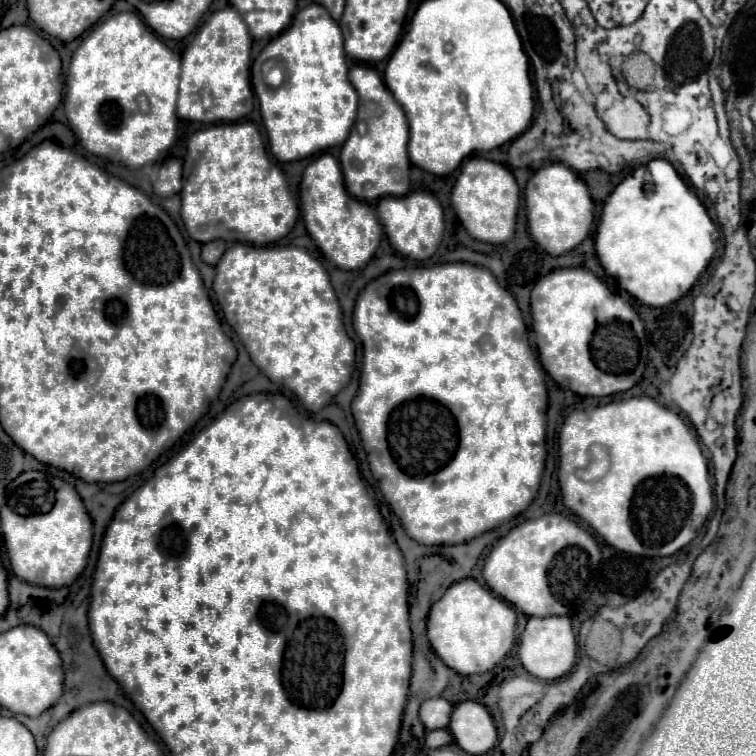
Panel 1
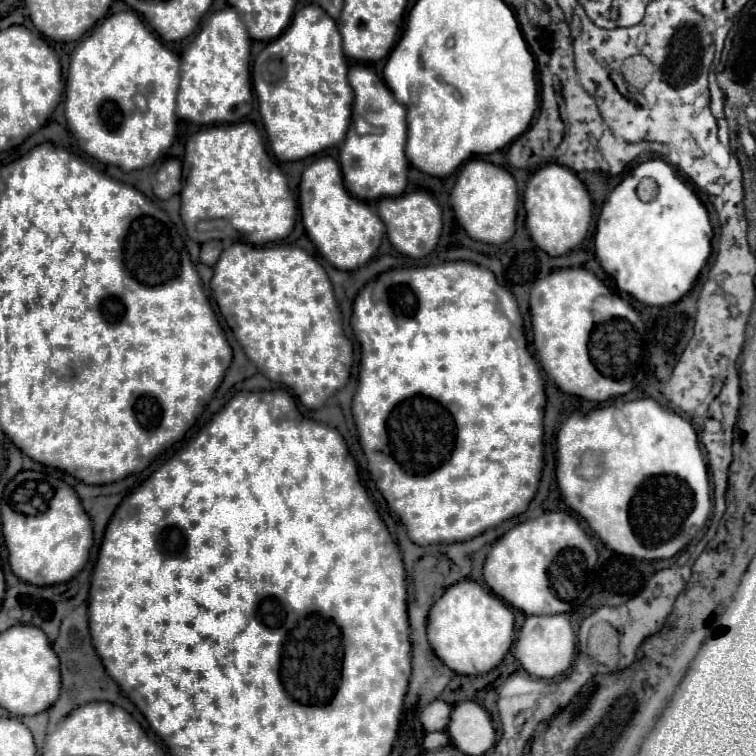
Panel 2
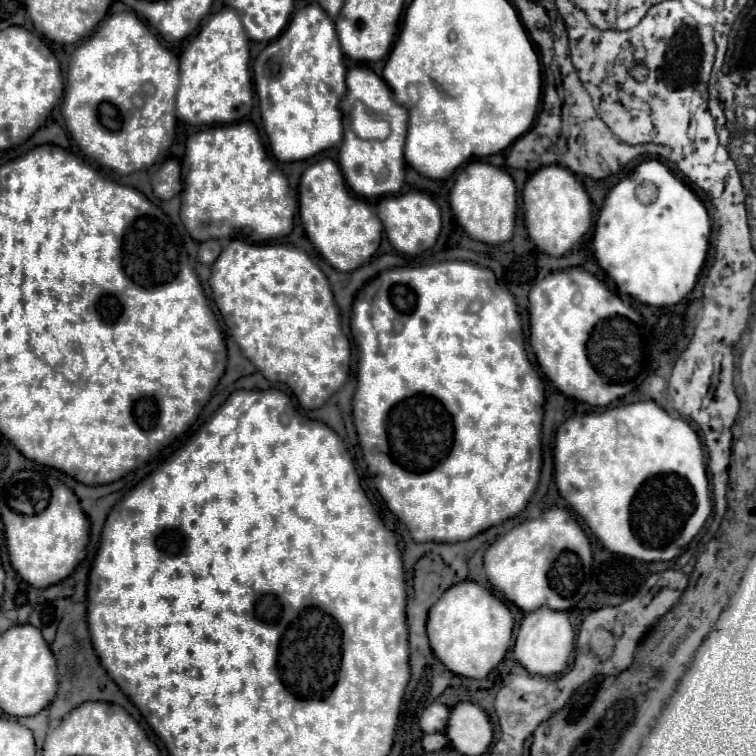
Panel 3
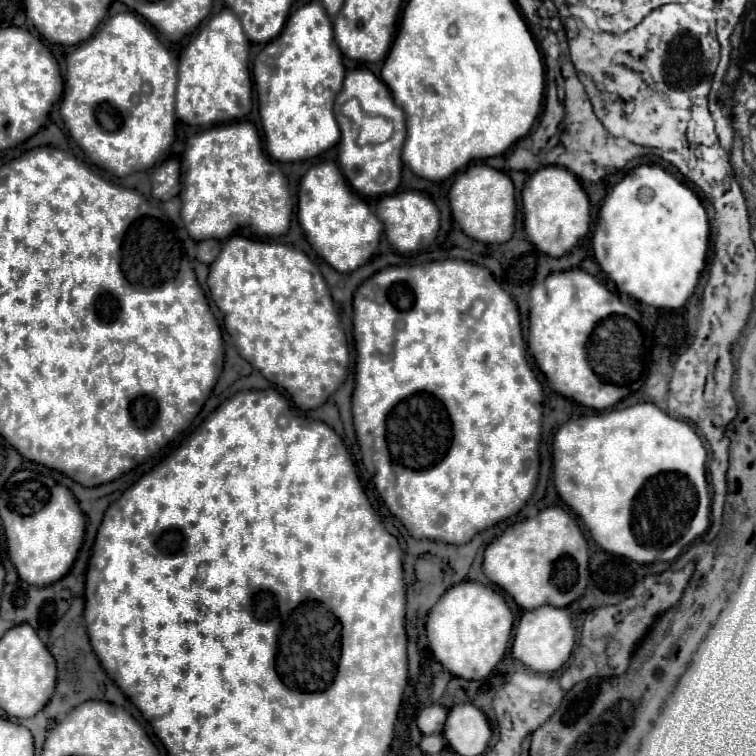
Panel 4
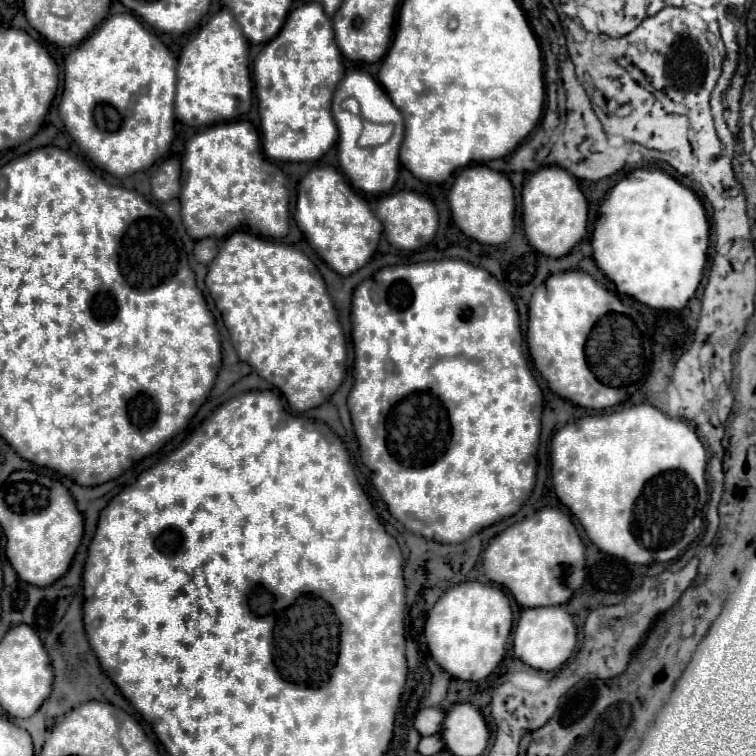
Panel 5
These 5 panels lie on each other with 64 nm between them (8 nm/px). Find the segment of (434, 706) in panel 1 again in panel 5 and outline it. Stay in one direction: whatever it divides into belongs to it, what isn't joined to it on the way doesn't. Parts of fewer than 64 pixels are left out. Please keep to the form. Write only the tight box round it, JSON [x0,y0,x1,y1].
[414,708,444,736]

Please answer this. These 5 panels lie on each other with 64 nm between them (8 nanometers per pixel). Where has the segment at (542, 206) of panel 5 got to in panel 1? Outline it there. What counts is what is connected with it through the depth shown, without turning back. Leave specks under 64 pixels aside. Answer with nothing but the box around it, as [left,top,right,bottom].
[524,164,594,256]

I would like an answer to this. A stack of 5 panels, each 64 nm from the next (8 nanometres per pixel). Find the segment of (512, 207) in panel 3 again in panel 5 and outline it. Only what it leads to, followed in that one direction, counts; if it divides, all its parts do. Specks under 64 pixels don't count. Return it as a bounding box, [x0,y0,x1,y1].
[448,164,514,244]

